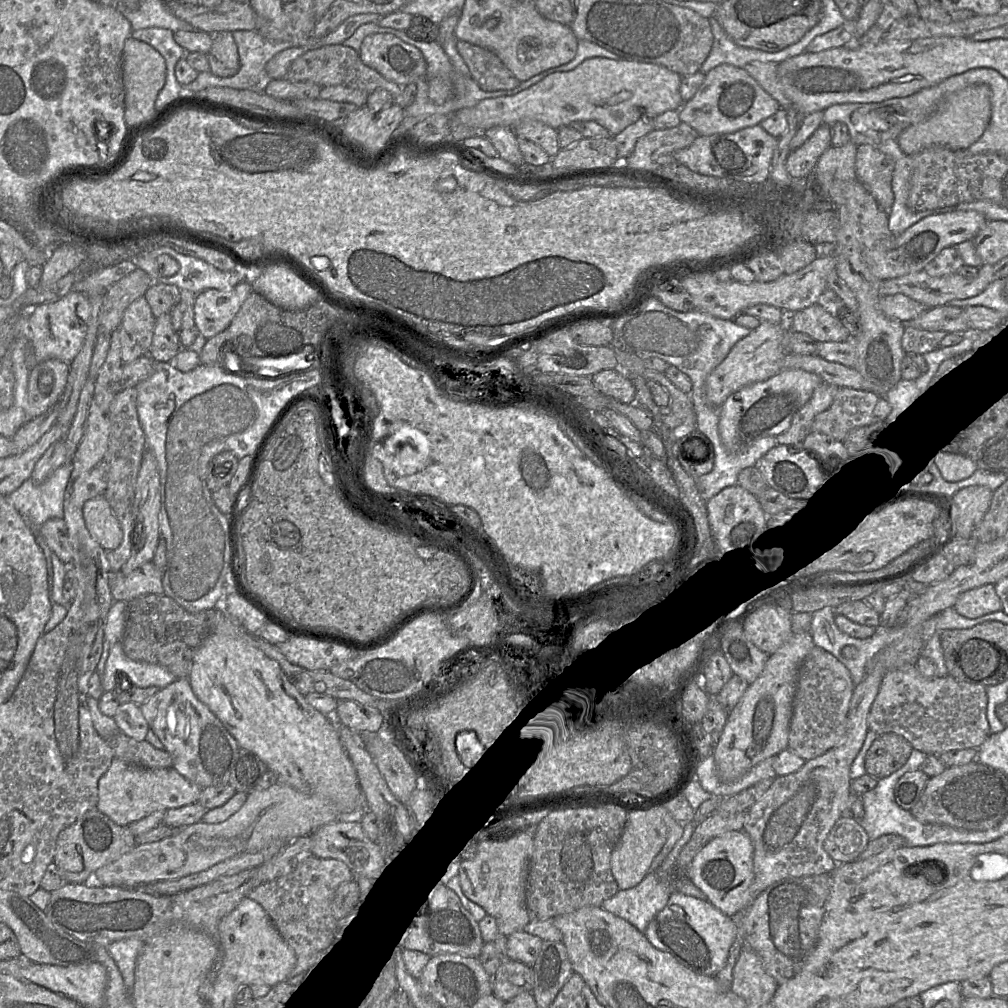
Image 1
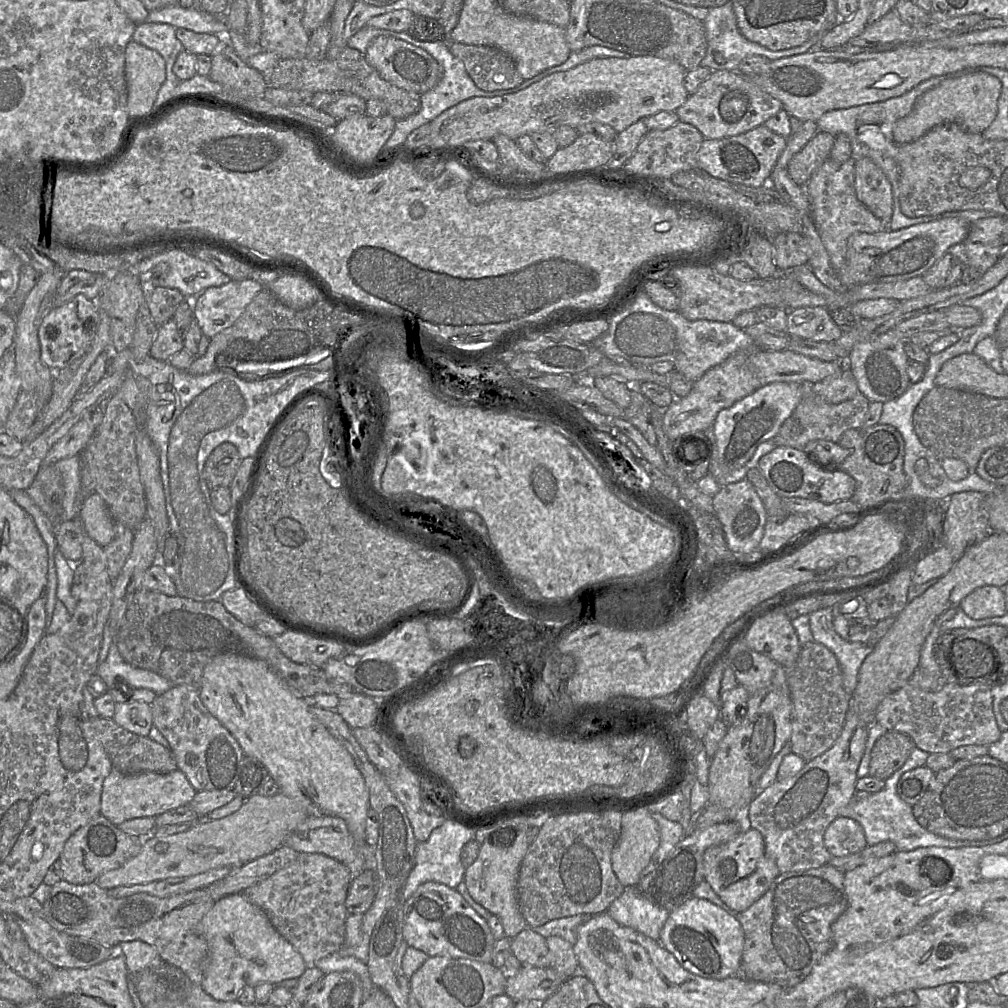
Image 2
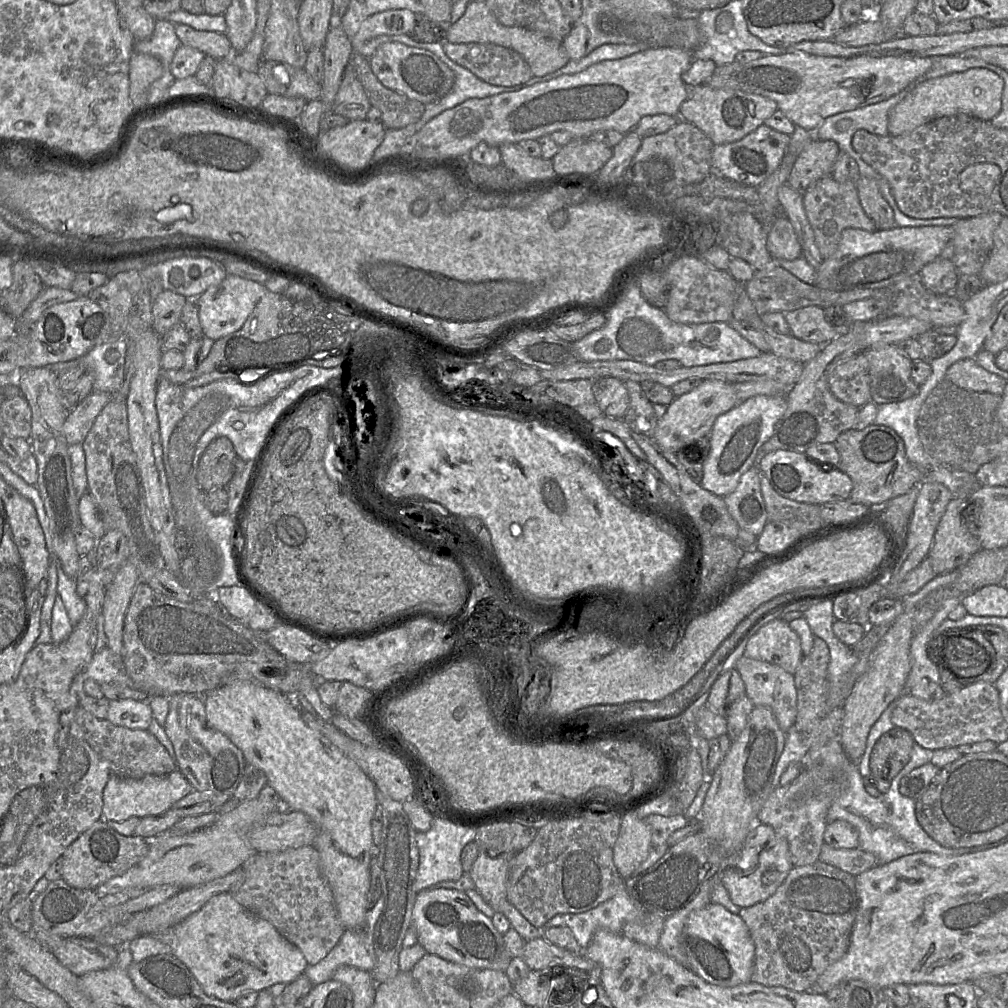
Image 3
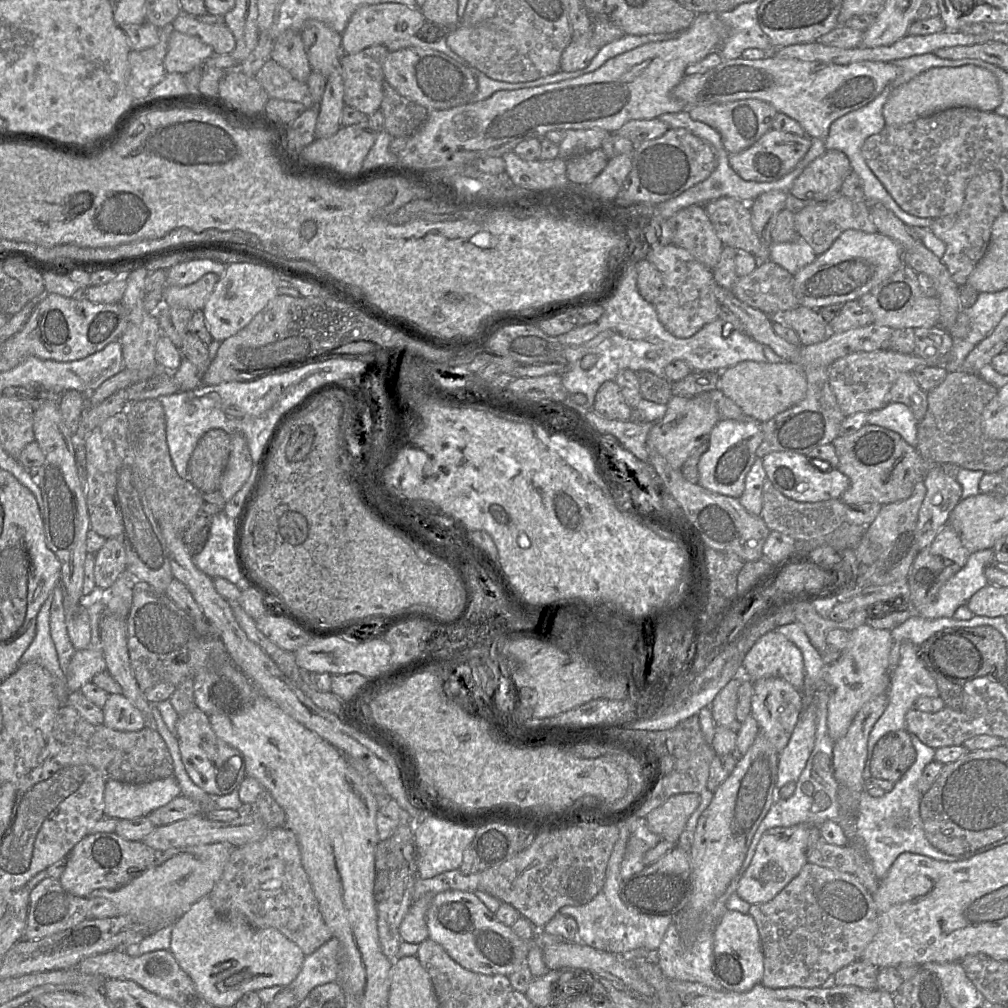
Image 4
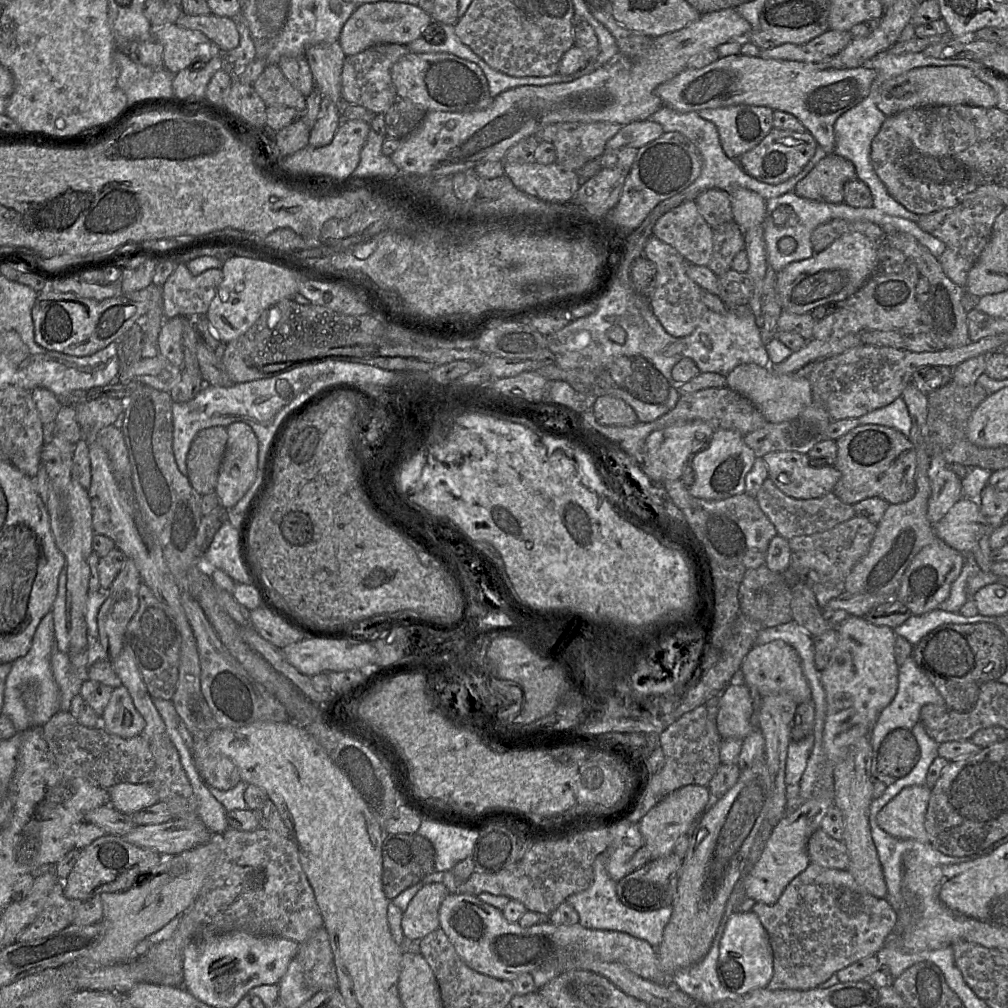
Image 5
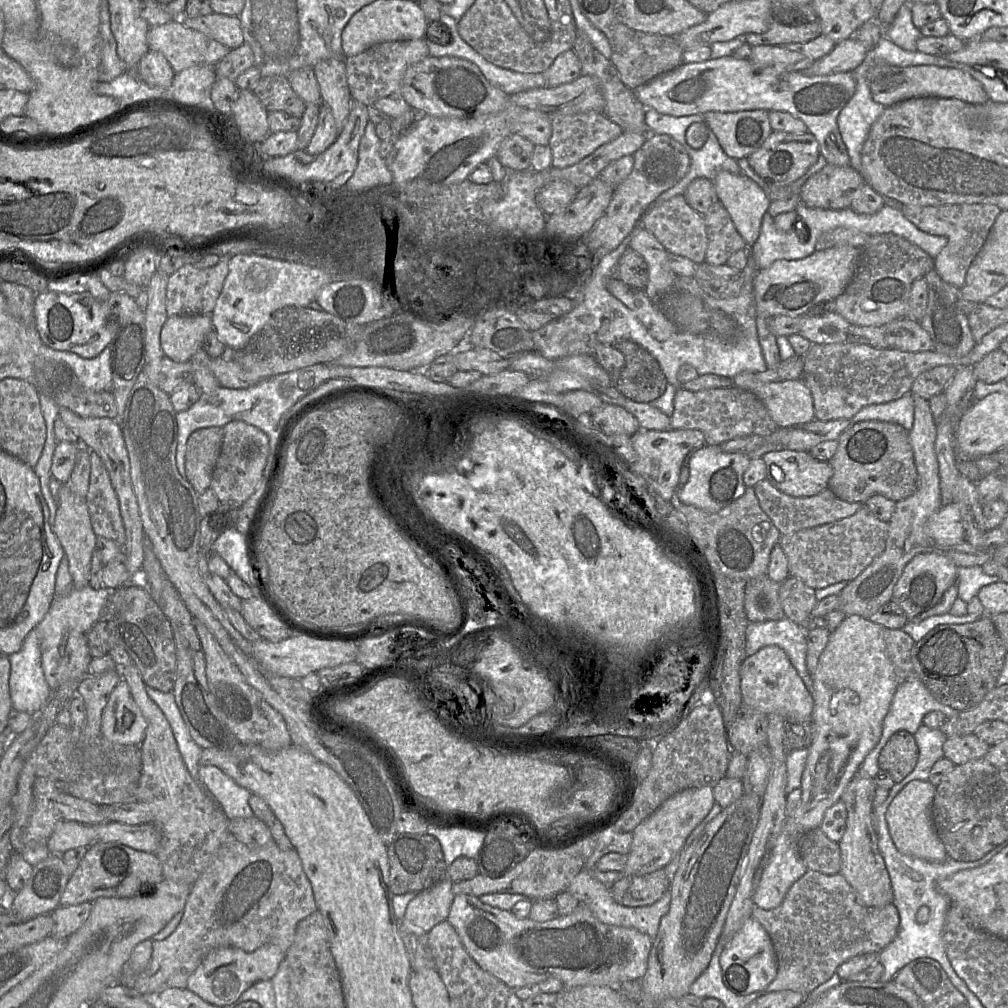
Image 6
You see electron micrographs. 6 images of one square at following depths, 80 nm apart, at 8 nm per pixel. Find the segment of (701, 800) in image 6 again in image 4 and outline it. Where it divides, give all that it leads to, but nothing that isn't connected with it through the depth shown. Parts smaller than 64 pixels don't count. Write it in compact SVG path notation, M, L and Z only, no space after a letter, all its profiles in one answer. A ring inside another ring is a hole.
M681 793L671 796L645 818L650 831L663 840L677 843L691 814L701 802L698 793Z

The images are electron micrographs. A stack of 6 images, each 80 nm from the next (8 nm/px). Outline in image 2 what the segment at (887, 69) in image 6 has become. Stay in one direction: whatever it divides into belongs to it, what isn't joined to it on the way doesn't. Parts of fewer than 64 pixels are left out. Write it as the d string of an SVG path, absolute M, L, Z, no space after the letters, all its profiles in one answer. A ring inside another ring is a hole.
M985 72L946 80L920 96L911 112L896 122L893 129L894 142L913 142L943 123L955 123L969 133L982 134L997 115L1001 89L1001 81Z

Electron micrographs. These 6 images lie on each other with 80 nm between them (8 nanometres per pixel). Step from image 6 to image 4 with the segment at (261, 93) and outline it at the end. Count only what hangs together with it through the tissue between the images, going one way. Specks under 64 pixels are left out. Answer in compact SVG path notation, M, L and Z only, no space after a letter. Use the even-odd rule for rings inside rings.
M272 59L263 65L255 78L270 98L299 102L306 108L313 106L307 83L295 79L288 70Z

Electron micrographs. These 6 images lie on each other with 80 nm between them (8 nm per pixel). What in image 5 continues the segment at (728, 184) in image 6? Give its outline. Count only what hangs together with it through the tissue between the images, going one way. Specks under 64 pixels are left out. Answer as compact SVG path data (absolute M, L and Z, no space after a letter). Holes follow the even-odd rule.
M737 188L729 193L733 219L743 232L764 223L767 205L763 197L745 188Z

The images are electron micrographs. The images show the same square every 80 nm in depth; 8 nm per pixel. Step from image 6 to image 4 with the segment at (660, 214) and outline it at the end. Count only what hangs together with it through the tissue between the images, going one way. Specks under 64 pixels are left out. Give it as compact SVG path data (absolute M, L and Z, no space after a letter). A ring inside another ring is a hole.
M691 205L660 222L659 243L687 250L695 259L713 269L719 262L723 244L705 211L704 205Z

